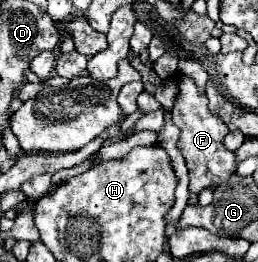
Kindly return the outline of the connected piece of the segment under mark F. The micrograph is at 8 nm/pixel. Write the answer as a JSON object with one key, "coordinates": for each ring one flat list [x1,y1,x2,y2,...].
{"coordinates":[[179,74,177,80,179,80,179,94,175,98,175,106,171,114,173,114,175,126,179,126,181,130,179,148,189,168,189,190,197,194,207,188,215,190,215,186,227,182,227,178,231,178,235,172,235,156,223,146,223,138,229,132,229,128,219,116,211,114,211,110,207,108,207,96,199,94,191,78]]}

